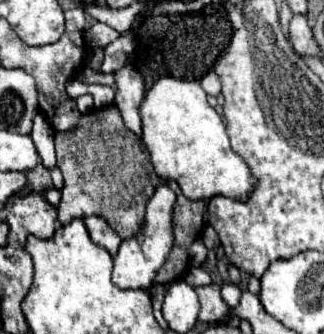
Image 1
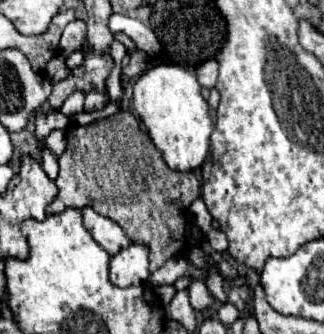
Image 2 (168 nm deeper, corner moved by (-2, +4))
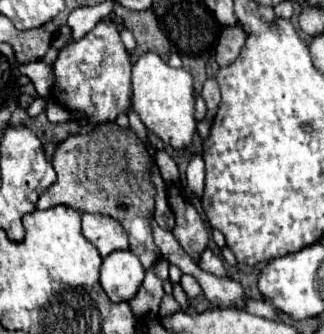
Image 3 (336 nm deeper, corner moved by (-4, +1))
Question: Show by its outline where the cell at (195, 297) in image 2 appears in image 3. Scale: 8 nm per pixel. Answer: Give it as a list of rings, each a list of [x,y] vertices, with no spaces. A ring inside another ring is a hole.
[[[182,275],[182,287],[184,287],[184,291],[186,291],[186,295],[188,295],[190,299],[202,293],[198,281],[196,281],[192,275]]]

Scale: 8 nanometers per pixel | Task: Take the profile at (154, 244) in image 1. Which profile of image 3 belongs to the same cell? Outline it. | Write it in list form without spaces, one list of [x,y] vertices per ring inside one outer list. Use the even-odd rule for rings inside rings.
[[[112,251],[100,267],[100,285],[112,303],[130,301],[144,281],[144,267],[132,251]]]

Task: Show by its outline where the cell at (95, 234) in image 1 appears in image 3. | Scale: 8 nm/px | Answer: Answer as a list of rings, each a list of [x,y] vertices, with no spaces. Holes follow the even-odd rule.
[[[82,213],[82,235],[100,251],[102,257],[108,257],[118,249],[128,249],[126,231],[118,221],[106,215]]]

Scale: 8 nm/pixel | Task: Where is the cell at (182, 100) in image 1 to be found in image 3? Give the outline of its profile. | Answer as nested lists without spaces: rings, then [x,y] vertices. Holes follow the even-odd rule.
[[[144,53],[132,65],[132,109],[138,113],[148,131],[156,133],[164,145],[186,147],[196,131],[192,75],[186,69],[174,69],[156,53]]]

